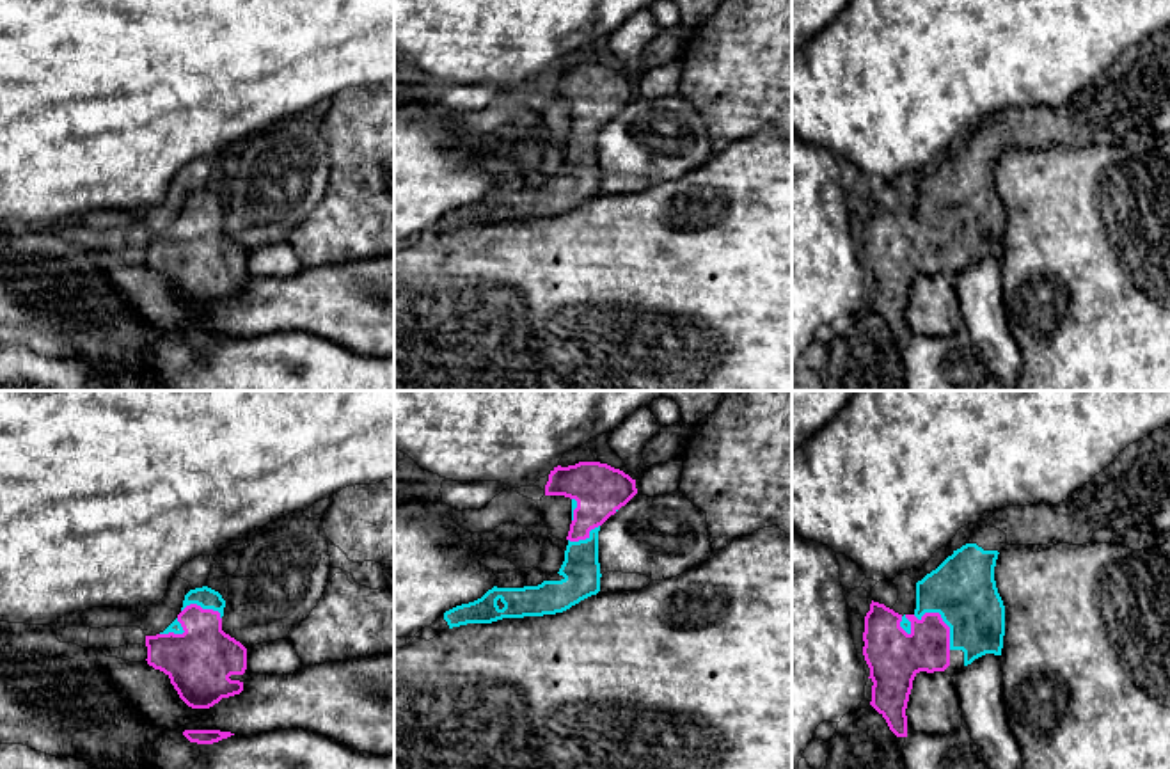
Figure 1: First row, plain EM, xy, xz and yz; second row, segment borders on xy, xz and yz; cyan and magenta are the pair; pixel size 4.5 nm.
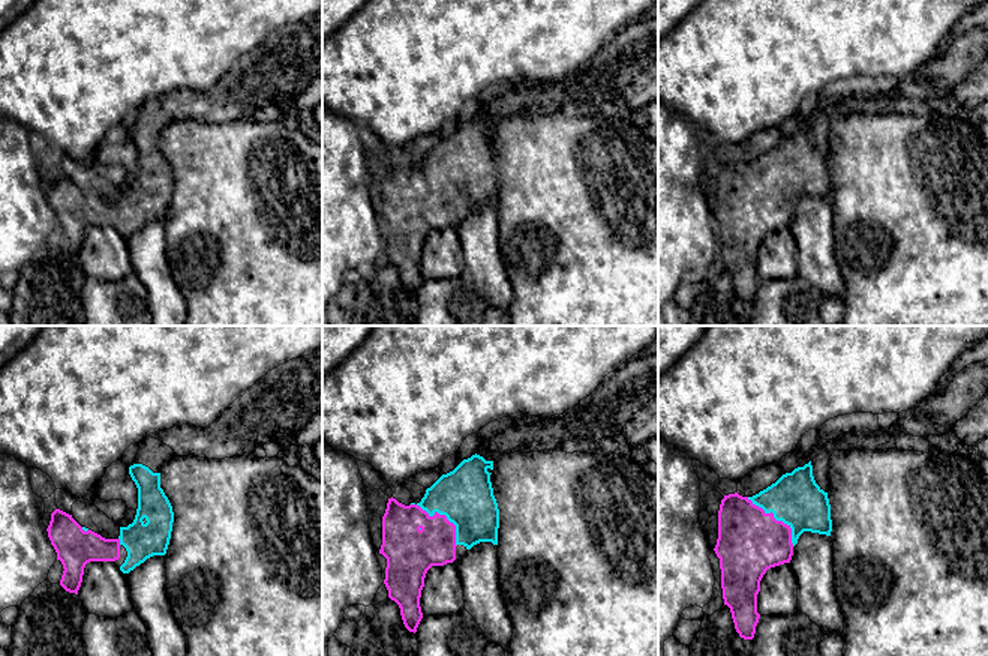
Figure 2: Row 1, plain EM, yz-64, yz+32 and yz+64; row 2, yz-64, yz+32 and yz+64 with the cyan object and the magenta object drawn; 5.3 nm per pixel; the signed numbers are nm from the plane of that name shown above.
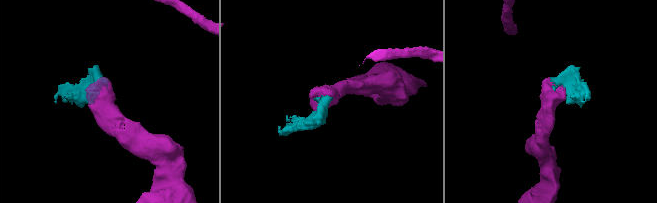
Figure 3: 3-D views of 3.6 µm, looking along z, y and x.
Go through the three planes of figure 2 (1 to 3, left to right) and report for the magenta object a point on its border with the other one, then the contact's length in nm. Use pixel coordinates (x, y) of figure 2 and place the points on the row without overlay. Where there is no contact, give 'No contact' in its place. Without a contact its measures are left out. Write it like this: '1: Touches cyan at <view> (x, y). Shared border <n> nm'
1: Touches cyan at yz-64 (120, 204). Shared border 40 nm
2: Touches cyan at yz+32 (443, 177). Shared border 340 nm
3: Touches cyan at yz+64 (777, 183). Shared border 360 nm

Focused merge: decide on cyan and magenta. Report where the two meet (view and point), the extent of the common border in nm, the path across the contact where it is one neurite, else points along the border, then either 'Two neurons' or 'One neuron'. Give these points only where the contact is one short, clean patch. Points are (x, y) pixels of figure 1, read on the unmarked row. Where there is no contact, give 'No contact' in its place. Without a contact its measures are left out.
Touches cyan at yz (941, 219). Shared border 240 nm. Path across: yz (963, 192), (959, 201), (941, 219), (927, 238), (927, 251). One neuron

